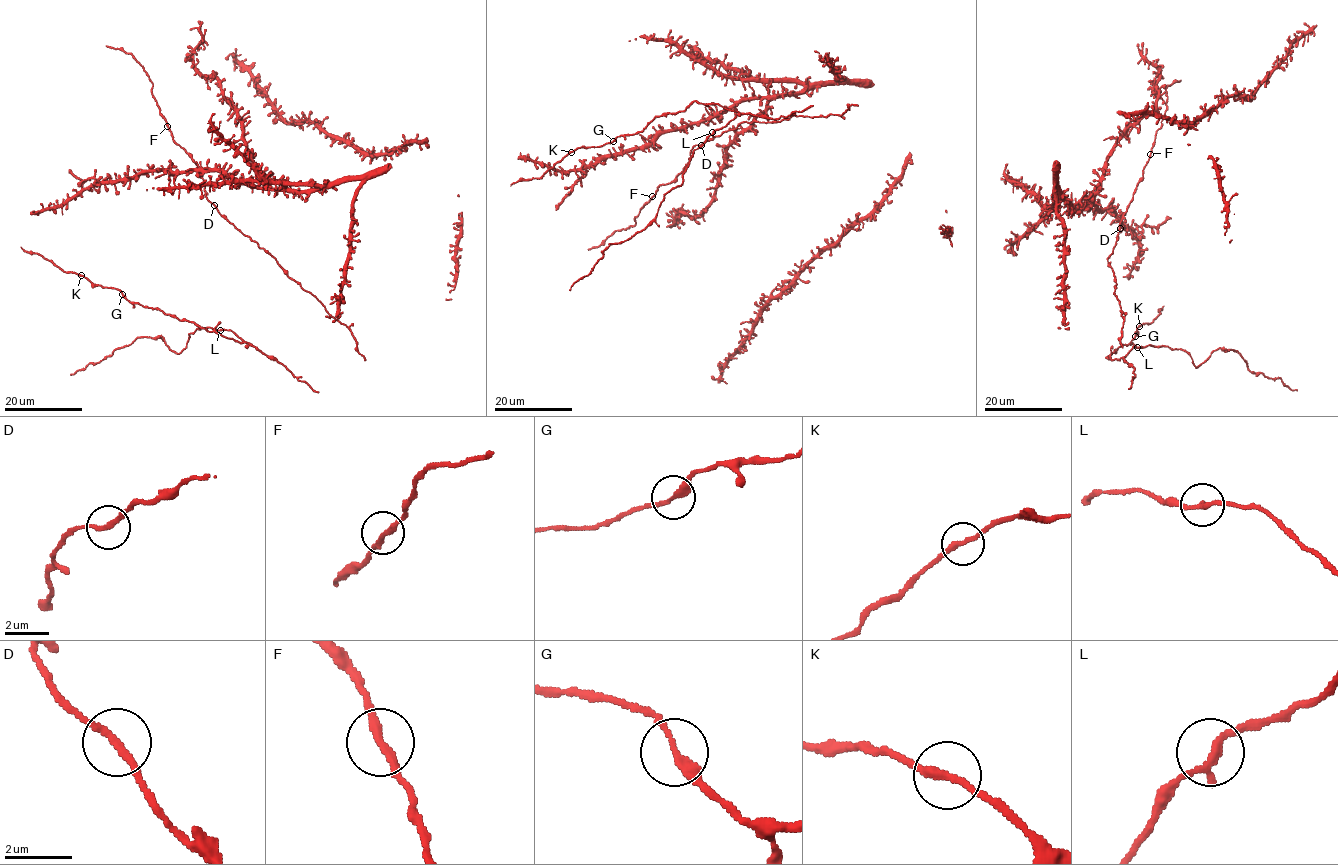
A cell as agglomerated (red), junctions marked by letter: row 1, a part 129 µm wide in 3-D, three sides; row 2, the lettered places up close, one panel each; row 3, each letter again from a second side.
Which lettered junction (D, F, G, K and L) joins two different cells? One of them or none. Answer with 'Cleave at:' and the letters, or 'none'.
Cleave at: none

